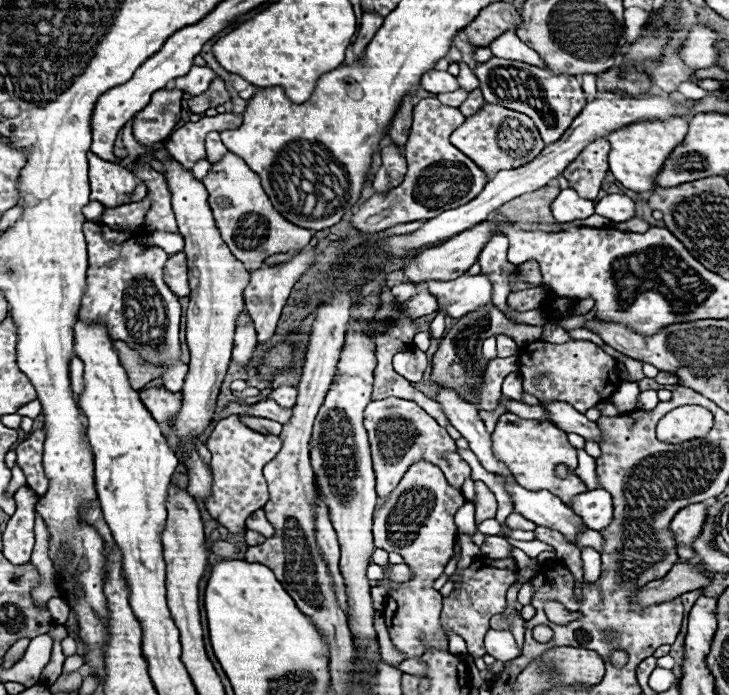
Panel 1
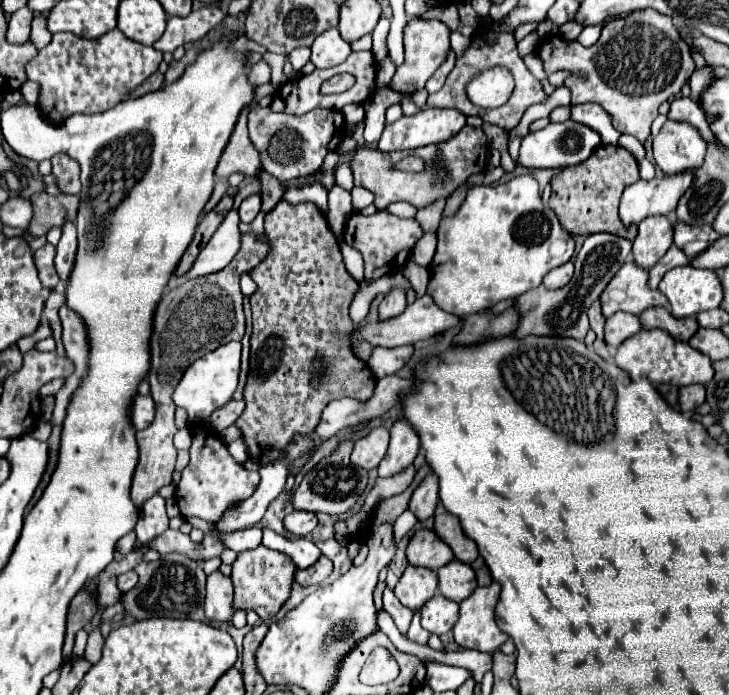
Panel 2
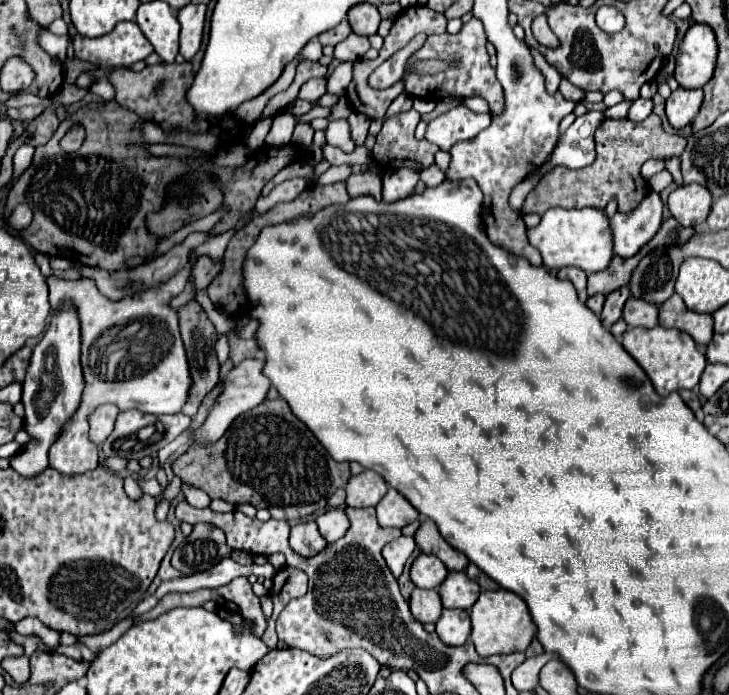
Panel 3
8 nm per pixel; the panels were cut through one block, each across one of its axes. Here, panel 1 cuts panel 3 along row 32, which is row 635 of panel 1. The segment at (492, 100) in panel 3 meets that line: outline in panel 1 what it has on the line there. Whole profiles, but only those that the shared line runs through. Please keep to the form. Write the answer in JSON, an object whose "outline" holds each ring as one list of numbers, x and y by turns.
{"outline":[[480,556,462,572,454,572,452,574,454,590,450,592,450,596,446,596,442,600,444,608,440,614,440,626,442,626,444,636,448,638,448,632,452,630,454,634,464,638,464,642,468,646,468,654,472,654,474,658,482,658,486,654,484,636,490,628,488,620,494,614,504,610,506,590,516,580,516,570,518,570,518,566,512,558,500,558,500,560,488,562,488,558]]}

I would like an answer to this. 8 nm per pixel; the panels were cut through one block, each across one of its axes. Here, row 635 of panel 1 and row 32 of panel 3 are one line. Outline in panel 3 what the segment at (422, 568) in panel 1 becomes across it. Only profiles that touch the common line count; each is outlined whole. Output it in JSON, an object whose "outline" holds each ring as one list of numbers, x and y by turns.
{"outline":[[412,6,412,8,402,10,402,14,392,24,390,34,384,38,384,46,402,48,420,32,424,32,426,36,446,32,444,14,434,12,428,6]]}

